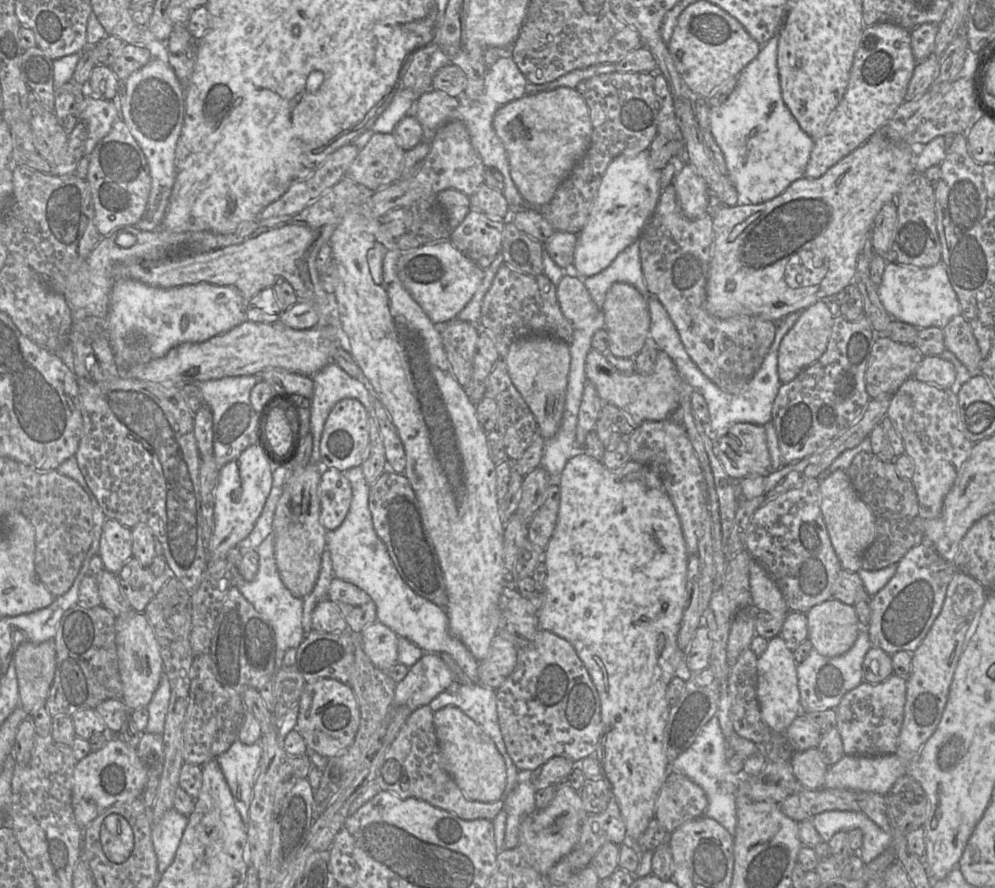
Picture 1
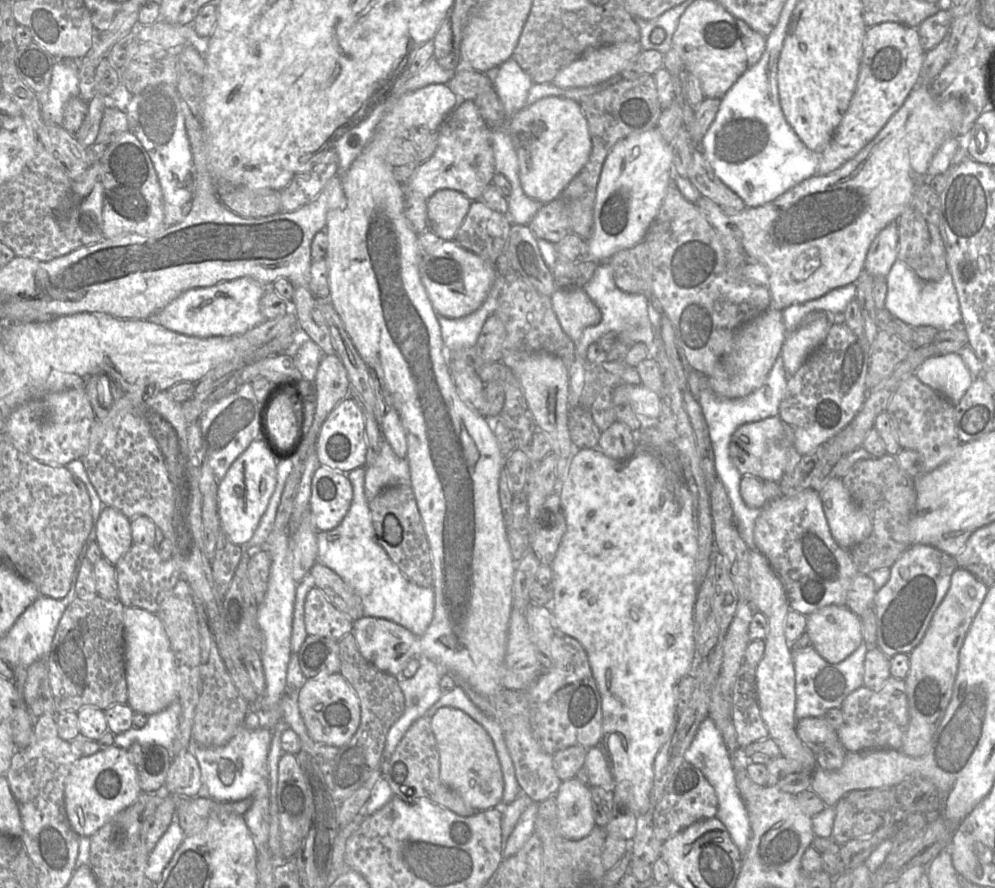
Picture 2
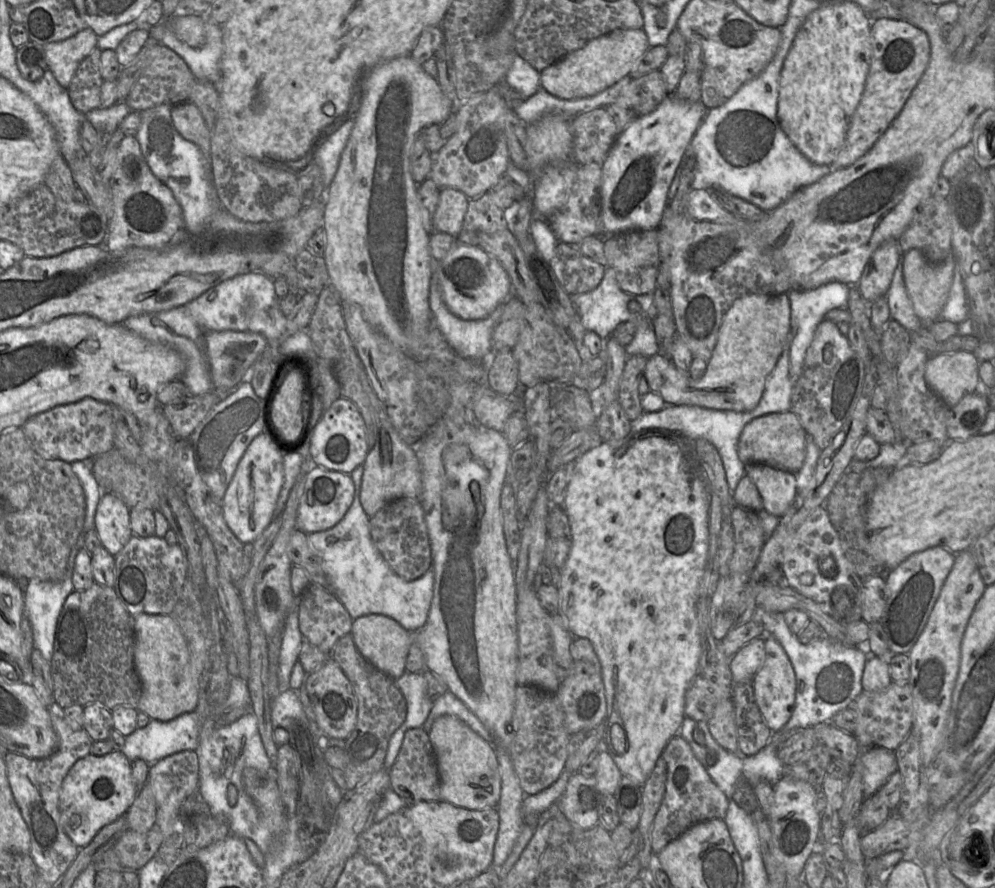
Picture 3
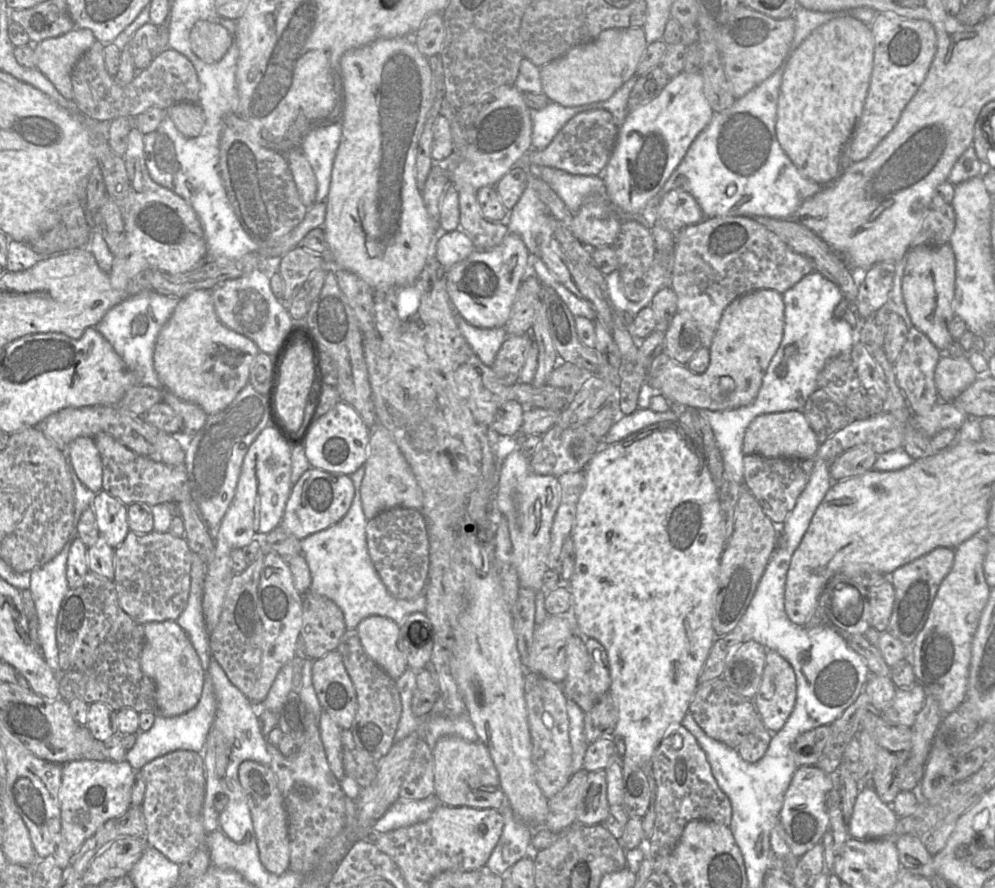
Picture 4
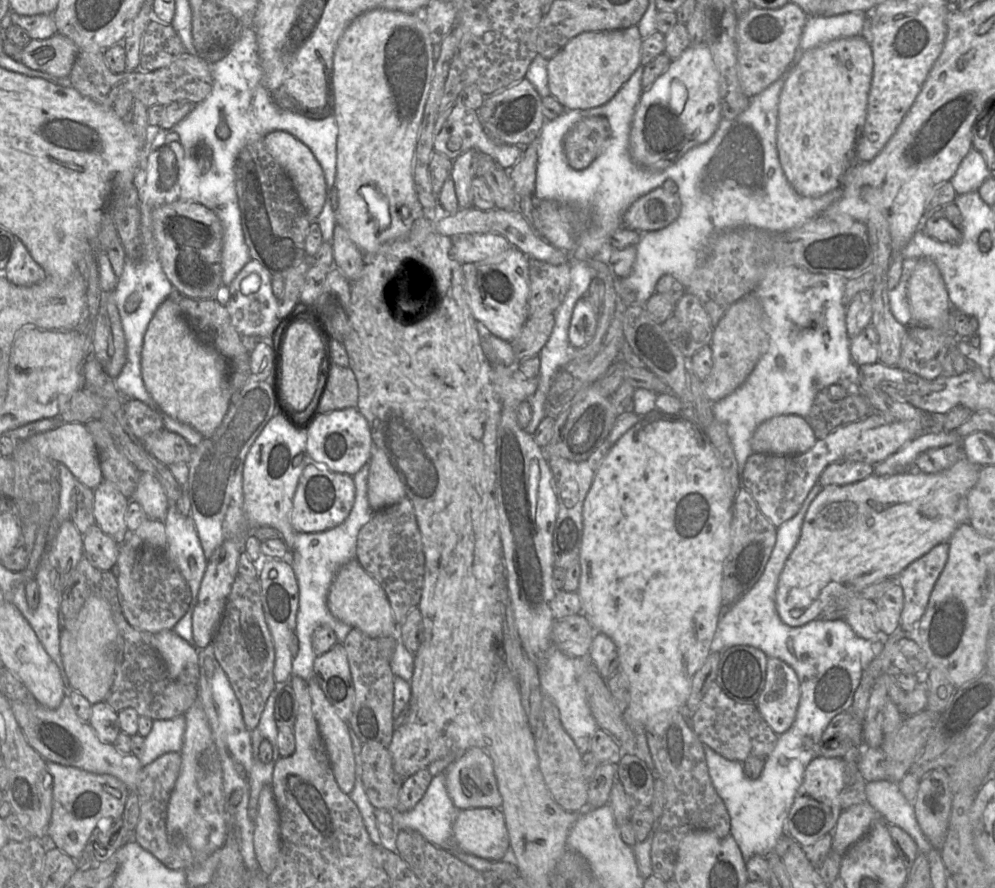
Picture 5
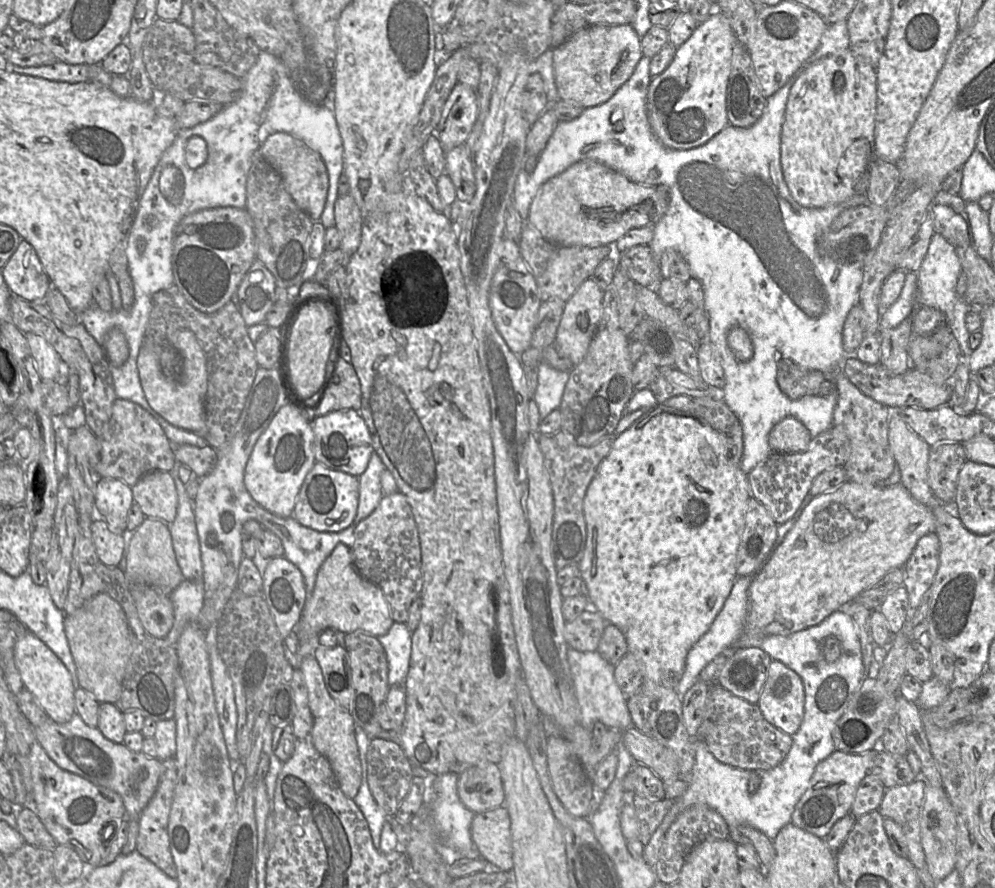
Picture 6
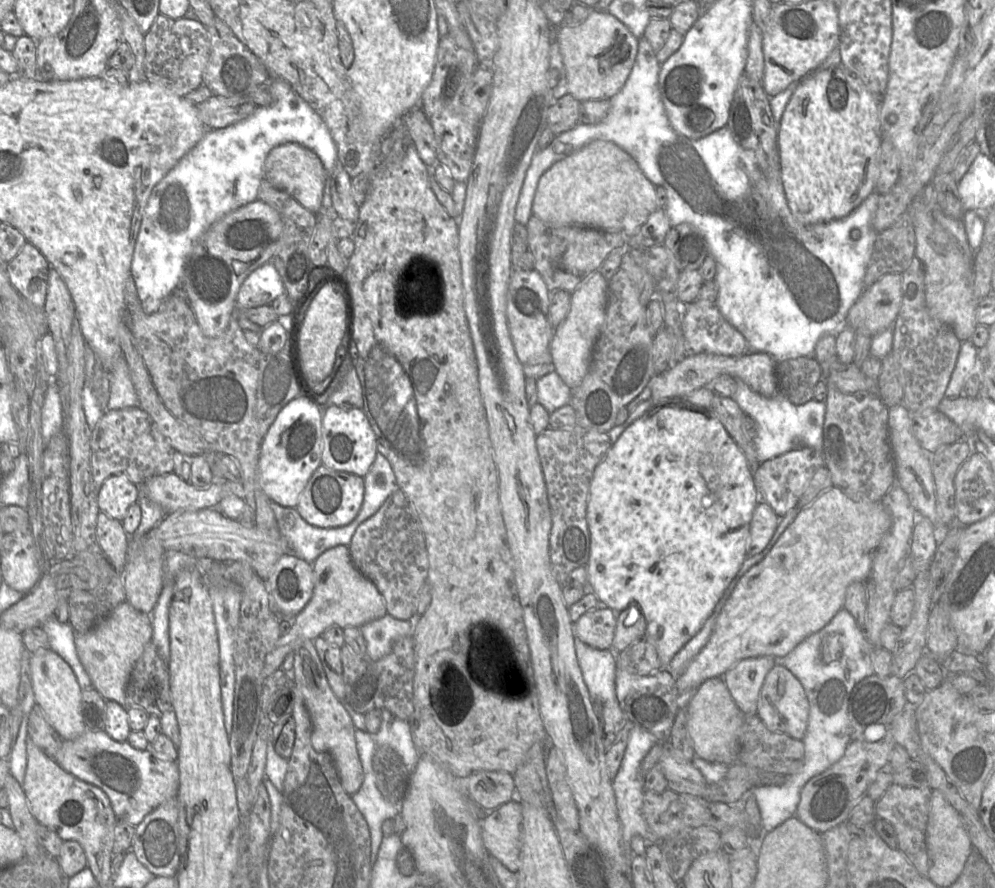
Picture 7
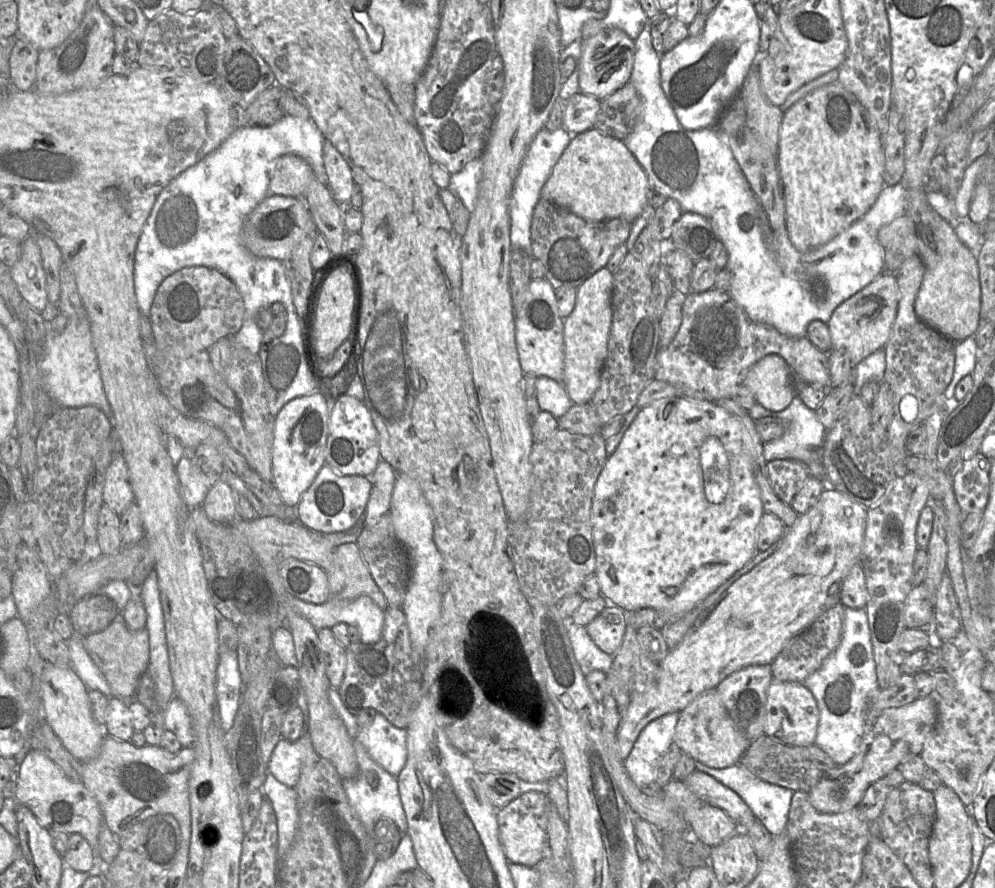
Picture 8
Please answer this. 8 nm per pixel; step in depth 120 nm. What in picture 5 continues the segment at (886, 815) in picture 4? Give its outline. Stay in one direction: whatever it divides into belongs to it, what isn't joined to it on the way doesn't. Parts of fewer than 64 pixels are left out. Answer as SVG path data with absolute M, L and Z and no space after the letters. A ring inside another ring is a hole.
M868 801L842 810L833 831L832 851L843 856L879 818Z

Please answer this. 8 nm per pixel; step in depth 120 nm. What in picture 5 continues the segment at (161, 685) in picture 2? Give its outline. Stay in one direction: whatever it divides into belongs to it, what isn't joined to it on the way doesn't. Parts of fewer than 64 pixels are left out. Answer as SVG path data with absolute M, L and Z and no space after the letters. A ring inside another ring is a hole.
M162 630L156 633L154 638L154 647L164 661L171 678L177 681L195 683L198 687L200 677L198 650L202 648L192 646L178 636L173 630Z

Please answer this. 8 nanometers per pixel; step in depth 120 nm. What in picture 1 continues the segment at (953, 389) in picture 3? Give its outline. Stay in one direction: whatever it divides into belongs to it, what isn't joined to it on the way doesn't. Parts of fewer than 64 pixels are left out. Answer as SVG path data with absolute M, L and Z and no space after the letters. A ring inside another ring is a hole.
M938 355L925 356L913 378L941 388L956 389L956 371L953 364Z

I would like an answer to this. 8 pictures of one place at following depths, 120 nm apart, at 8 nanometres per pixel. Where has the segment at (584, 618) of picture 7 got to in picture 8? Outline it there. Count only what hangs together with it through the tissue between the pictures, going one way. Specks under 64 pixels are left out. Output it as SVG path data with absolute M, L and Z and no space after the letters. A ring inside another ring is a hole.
M607 606L585 628L595 644L613 656L619 650L626 632L626 611L621 607Z

